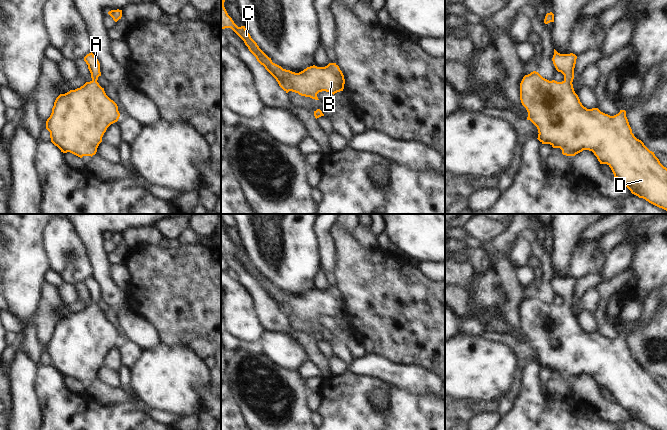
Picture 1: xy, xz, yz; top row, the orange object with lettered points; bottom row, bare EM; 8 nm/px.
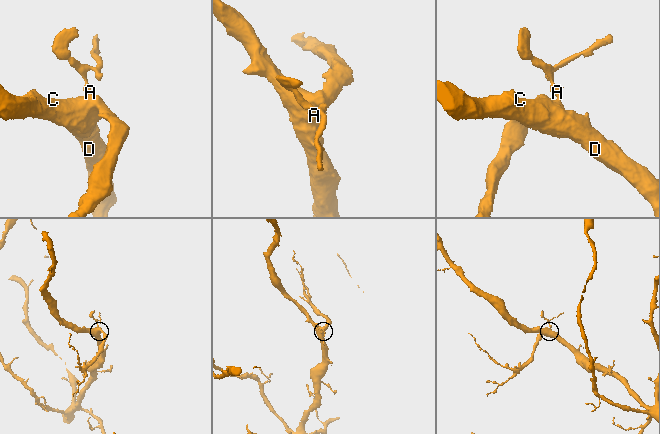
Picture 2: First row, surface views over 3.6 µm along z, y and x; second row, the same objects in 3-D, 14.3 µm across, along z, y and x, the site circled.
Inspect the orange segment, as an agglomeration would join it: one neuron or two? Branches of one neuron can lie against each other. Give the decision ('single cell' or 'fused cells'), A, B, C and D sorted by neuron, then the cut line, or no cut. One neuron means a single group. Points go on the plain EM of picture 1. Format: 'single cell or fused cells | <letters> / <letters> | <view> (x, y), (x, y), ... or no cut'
single cell | A B C D | no cut

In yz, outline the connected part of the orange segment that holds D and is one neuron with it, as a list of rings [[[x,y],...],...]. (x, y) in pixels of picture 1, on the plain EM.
[[[554,273],[552,285],[556,294],[564,299],[564,304],[562,306],[549,305],[538,296],[533,295],[525,299],[520,307],[520,324],[528,336],[527,344],[530,344],[538,353],[537,363],[542,368],[550,368],[553,372],[560,372],[562,378],[566,380],[575,380],[583,374],[592,375],[600,388],[607,388],[614,401],[625,408],[632,418],[655,430],[667,430],[667,392],[660,387],[654,376],[634,360],[625,334],[620,334],[618,338],[610,340],[598,332],[587,333],[582,329],[572,308],[576,283],[577,280],[573,277],[560,278]]]

